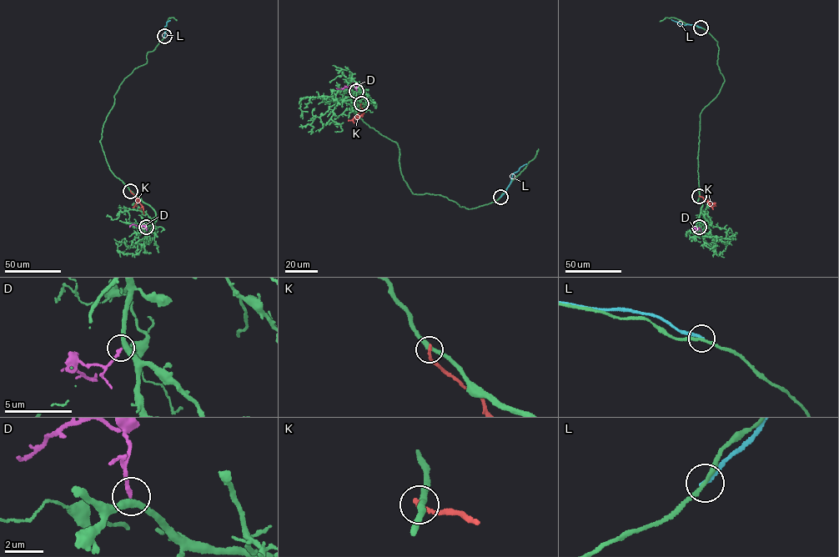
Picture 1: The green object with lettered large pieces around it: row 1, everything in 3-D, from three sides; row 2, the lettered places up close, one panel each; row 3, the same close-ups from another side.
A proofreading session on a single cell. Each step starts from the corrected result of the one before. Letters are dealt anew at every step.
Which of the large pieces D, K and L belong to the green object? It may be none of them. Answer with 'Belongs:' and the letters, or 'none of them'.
Belongs: D

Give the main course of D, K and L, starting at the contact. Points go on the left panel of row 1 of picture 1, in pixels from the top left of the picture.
D: (146, 227), (132, 224), (129, 227)
K: (130, 191), (138, 198), (143, 213)
L: (164, 36), (164, 27), (170, 20)

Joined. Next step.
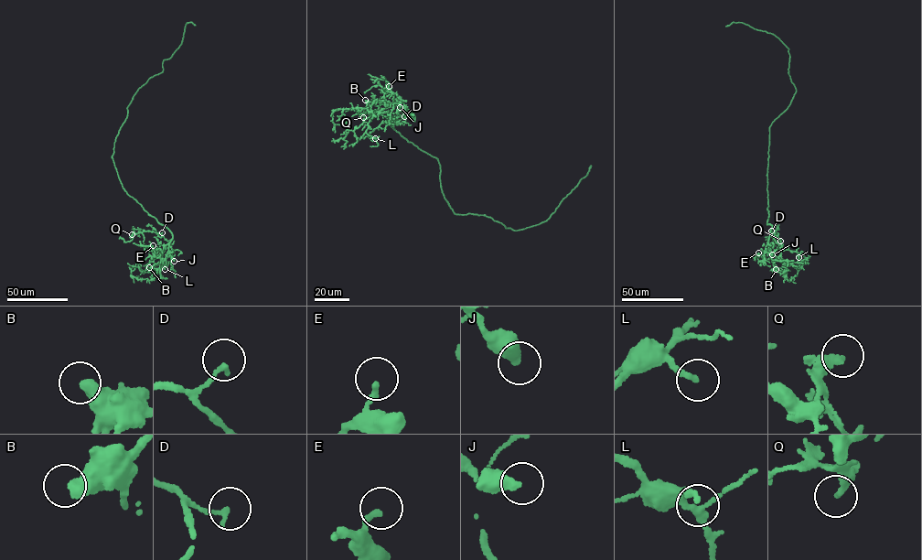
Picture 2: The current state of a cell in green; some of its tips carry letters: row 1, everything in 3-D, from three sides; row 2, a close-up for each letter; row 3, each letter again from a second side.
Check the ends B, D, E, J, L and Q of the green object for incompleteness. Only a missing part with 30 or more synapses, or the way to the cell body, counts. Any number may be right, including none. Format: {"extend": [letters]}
{"extend": ["B"]}

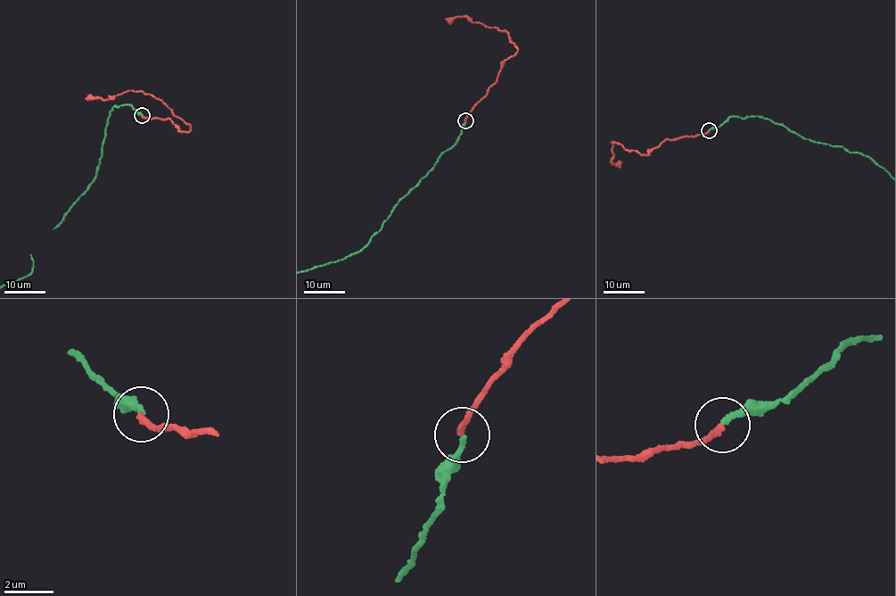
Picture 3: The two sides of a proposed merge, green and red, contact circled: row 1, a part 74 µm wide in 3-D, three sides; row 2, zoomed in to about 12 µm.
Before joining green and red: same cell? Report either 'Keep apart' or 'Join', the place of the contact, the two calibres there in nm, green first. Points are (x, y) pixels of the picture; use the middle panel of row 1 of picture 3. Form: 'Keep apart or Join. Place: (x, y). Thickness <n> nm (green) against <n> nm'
Join. Place: (465, 120). Thickness 240 nm (green) against 240 nm

